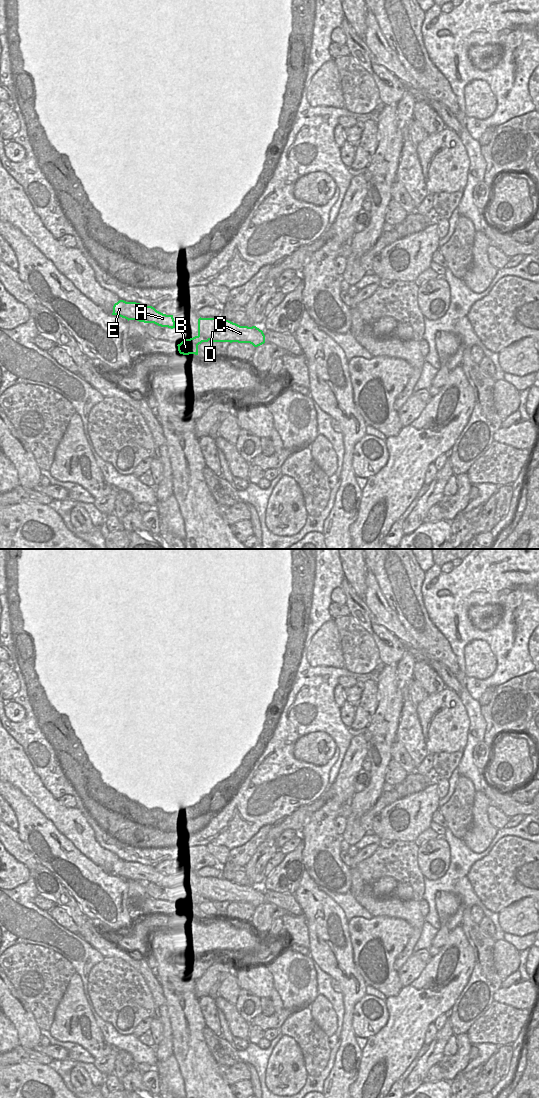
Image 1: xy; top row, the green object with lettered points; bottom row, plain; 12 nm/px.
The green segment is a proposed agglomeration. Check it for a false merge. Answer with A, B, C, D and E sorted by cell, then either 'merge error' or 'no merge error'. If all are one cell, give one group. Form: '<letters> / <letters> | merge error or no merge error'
A C D E / B | merge error

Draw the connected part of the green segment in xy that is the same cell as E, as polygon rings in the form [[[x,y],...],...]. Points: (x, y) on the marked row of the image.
[[[119,300],[113,306],[112,315],[118,315],[129,320],[137,320],[144,323],[154,323],[161,327],[175,328],[173,315],[166,315],[157,311],[152,306],[136,302]]]

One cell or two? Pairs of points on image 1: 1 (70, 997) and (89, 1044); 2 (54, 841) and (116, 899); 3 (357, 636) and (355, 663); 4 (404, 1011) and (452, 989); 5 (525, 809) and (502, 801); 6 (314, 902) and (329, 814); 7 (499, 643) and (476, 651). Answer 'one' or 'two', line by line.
1: one
2: one
3: one
4: one
5: one
6: two
7: two

